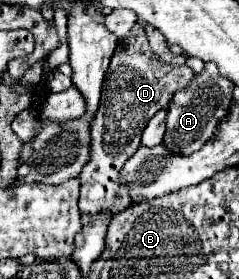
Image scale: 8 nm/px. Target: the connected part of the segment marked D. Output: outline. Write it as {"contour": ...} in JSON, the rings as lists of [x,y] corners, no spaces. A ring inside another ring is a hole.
{"contour":[[[135,24],[131,34],[119,40],[103,80],[99,110],[91,120],[91,162],[79,174],[79,210],[83,214],[83,224],[91,222],[91,218],[101,210],[117,214],[131,204],[129,188],[121,180],[123,164],[127,162],[127,158],[131,158],[131,154],[137,152],[143,126],[147,126],[147,122],[169,104],[171,94],[175,94],[175,90],[181,90],[181,86],[187,86],[193,76],[193,70],[185,64],[171,66],[159,62],[149,46],[141,24]]]}

